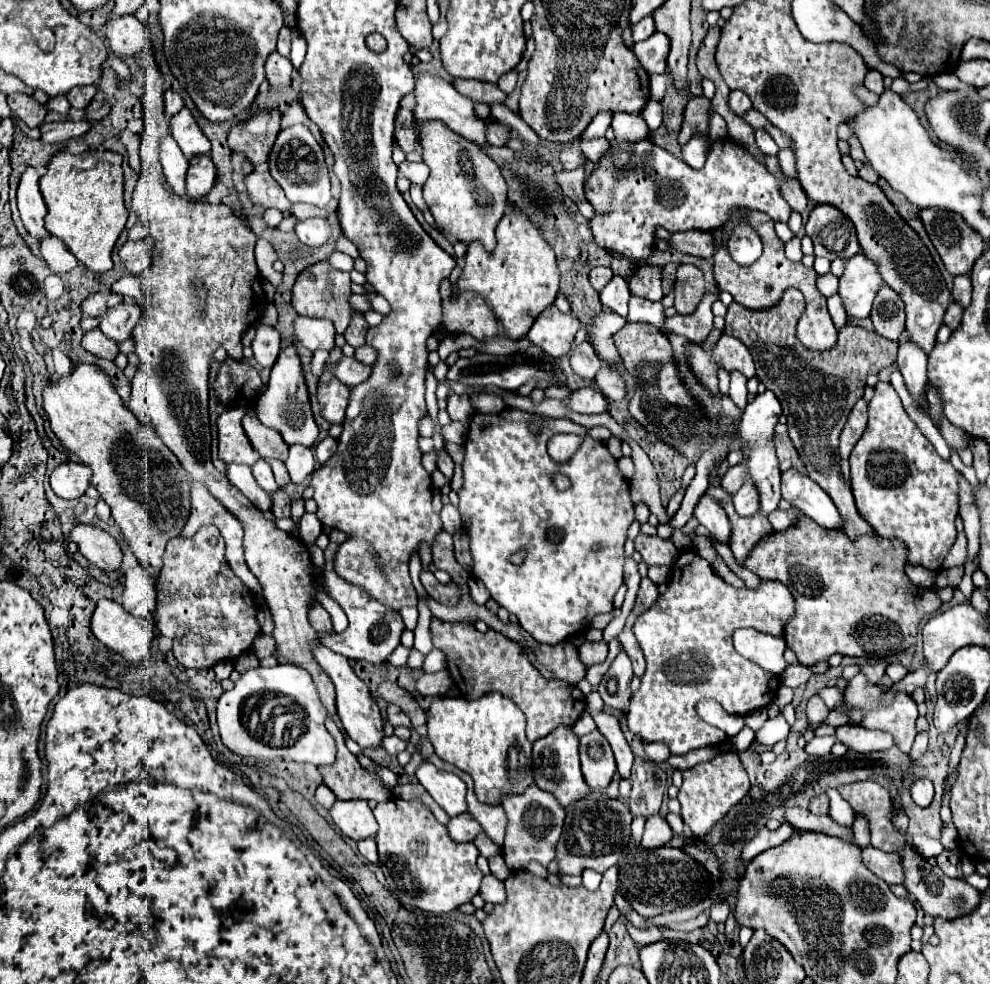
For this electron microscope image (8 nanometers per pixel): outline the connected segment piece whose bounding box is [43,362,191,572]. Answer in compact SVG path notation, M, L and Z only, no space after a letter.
M79 362L67 376L59 378L57 382L49 382L43 388L43 408L49 416L51 430L61 440L61 444L69 452L77 454L81 462L93 470L91 484L99 490L101 498L109 504L111 516L121 528L121 534L127 540L129 550L137 556L139 564L149 566L155 572L161 572L165 544L181 534L189 516L191 480L185 468L181 468L179 460L161 442L161 438L157 438L153 428L149 424L141 424L137 416L133 416L133 412L123 406L111 378L93 364Z

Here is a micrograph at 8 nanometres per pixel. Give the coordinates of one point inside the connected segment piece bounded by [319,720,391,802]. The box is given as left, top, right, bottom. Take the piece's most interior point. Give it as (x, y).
(346, 778)

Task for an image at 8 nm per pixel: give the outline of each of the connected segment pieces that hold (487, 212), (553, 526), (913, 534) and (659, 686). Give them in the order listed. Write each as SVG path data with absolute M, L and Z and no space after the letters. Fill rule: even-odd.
M429 120L421 126L421 148L423 162L431 174L423 186L423 198L433 212L433 218L441 232L463 244L473 240L481 242L487 252L495 250L495 226L501 220L501 212L507 206L507 186L499 166L471 140L459 136L441 120ZM475 186L475 198L471 188ZM483 186L483 190L481 190Z
M507 408L507 410L503 410L503 412L499 412L499 414L475 414L475 416L473 416L473 418L471 418L471 424L469 424L469 434L467 434L467 442L465 442L465 460L463 460L463 486L461 486L461 490L459 490L459 492L457 492L457 494L459 494L459 514L461 514L461 518L463 518L463 522L465 522L465 534L467 534L467 536L469 536L469 548L471 548L471 558L473 558L473 566L471 566L471 576L475 576L475 578L477 578L477 580L481 580L481 582L483 582L483 584L485 584L485 588L487 588L487 590L489 590L489 594L491 594L491 598L493 598L493 600L495 600L495 602L499 602L499 606L503 606L503 608L505 608L505 610L507 610L507 612L509 612L509 614L513 614L513 616L517 616L517 620L519 620L519 624L521 624L521 628L525 628L525 630L527 630L527 632L529 632L529 634L531 634L531 636L533 636L533 638L535 638L535 640L537 640L537 642L539 642L539 644L559 644L559 642L563 642L563 640L567 640L567 638L569 638L569 636L573 636L573 634L579 634L579 632L581 632L581 630L583 630L583 628L585 628L585 626L591 626L591 620L593 620L593 616L597 616L597 614L603 614L603 612L611 612L611 610L613 610L613 596L615 596L615 592L617 592L617 590L619 590L619 586L621 586L621 584L623 584L623 560L625 560L625 556L623 556L623 544L625 544L625 538L627 538L627 528L629 528L629 524L631 524L631 522L633 522L633 518L635 518L635 516L633 516L633 504L631 504L631 500L629 500L629 484L627 484L627 482L625 482L625 480L623 480L623 476L621 476L621 474L619 474L619 470L617 470L617 460L615 460L615 458L613 458L613 456L611 456L611 454L609 454L609 450L607 450L607 446L605 446L605 444L603 444L603 442L597 442L597 440L591 440L591 438L587 438L587 436L585 436L585 434L587 434L587 430L585 430L585 428L583 428L583 426L579 426L579 424L575 424L575 422L571 422L571 420L567 420L567 418L547 418L547 420L545 420L545 424L543 424L543 428L541 428L541 432L539 432L539 434L533 434L533 432L529 432L529 428L527 428L527 422L529 422L529 420L531 420L531 414L527 414L527 412L521 412L521 410L513 410L513 408ZM569 432L573 432L573 434L583 434L583 436L585 436L585 440L583 440L583 444L581 444L581 446L579 446L579 450L577 450L577 452L575 452L575 454L573 454L573 458L571 458L571 460L567 460L567 462L561 462L561 464L557 464L557 462L555 462L555 460L553 460L553 458L551 458L551 456L549 456L549 454L547 454L547 440L549 440L549 438L551 438L551 436L555 436L555 434L569 434ZM555 474L565 474L565 476L567 476L567 478L569 478L569 480L571 480L571 484L573 484L573 486L571 486L571 490L567 490L567 492L559 492L559 490L557 490L557 488L555 488L555 484L553 484L553 476L555 476ZM593 544L599 544L599 546L601 546L601 548L599 548L599 552L593 552ZM519 550L525 550L525 552L527 552L527 556L525 556L525 560L523 560L523 564L519 564L519 566L517 566L517 564L513 564L513 562L511 562L511 556L513 556L513 554L517 554L517 552L519 552Z
M877 382L875 396L869 402L869 424L855 444L851 456L851 490L857 510L871 528L885 538L899 538L909 548L909 564L921 564L929 570L939 570L943 558L955 542L957 518L957 470L945 462L933 444L921 434L917 424L907 416L895 388L889 382Z
M693 550L683 552L683 554L679 556L679 560L689 560L689 562L675 562L675 564L673 564L673 580L667 584L667 590L665 590L663 594L659 594L657 602L655 602L649 610L645 610L645 612L635 620L635 624L633 624L633 634L635 634L639 646L641 646L641 650L643 650L643 654L645 654L647 670L645 670L645 674L643 674L641 686L639 686L639 690L633 694L633 698L631 698L631 702L629 702L629 710L627 710L627 726L629 726L629 730L631 730L635 736L639 736L643 742L663 742L663 744L667 744L669 750L671 750L671 754L687 754L687 752L697 750L697 748L717 746L717 742L723 742L723 740L725 740L725 732L721 732L719 728L715 728L715 726L707 724L705 720L697 718L697 702L699 702L699 700L705 700L705 698L717 700L717 702L723 706L725 712L729 712L729 714L739 714L739 716L745 716L747 712L757 710L757 708L763 708L763 706L767 706L767 704L773 702L775 692L777 692L777 688L781 686L779 678L773 676L773 674L769 674L769 672L765 672L761 666L749 662L749 660L743 658L741 654L737 654L735 648L733 648L733 638L731 638L731 636L733 636L733 632L735 632L737 628L755 628L755 630L761 630L761 632L767 632L767 634L773 634L773 636L781 636L785 624L791 620L791 616L793 616L793 612L795 612L795 600L793 600L791 592L789 592L781 582L761 582L757 590L751 590L751 588L735 588L735 586L727 584L723 578L719 578L719 576L713 572L711 564L709 564L707 560L703 560L697 552L693 552Z

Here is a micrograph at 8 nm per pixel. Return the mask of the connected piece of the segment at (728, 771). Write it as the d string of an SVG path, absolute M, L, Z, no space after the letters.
M719 754L709 762L697 764L695 768L683 772L683 786L677 796L681 802L681 818L695 838L703 838L713 830L713 824L717 824L717 820L733 808L733 804L739 804L745 798L750 786L749 776L737 754Z

